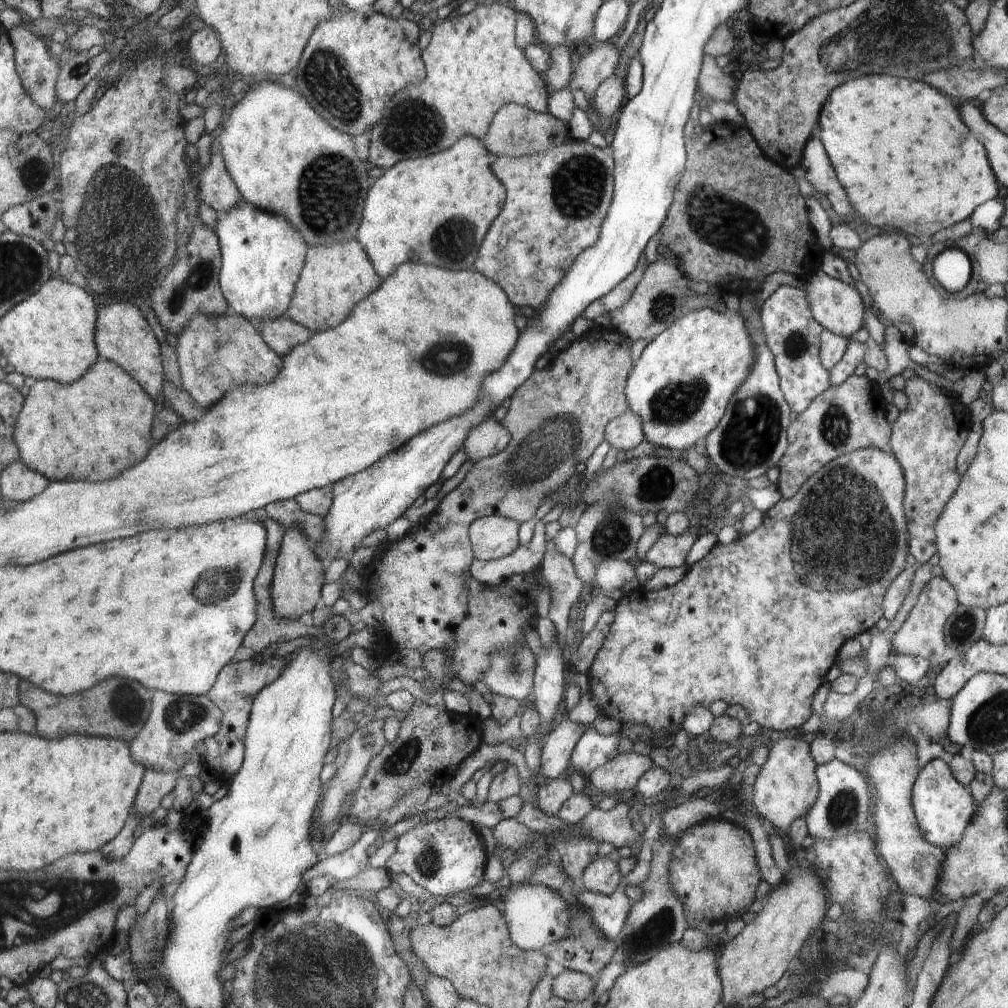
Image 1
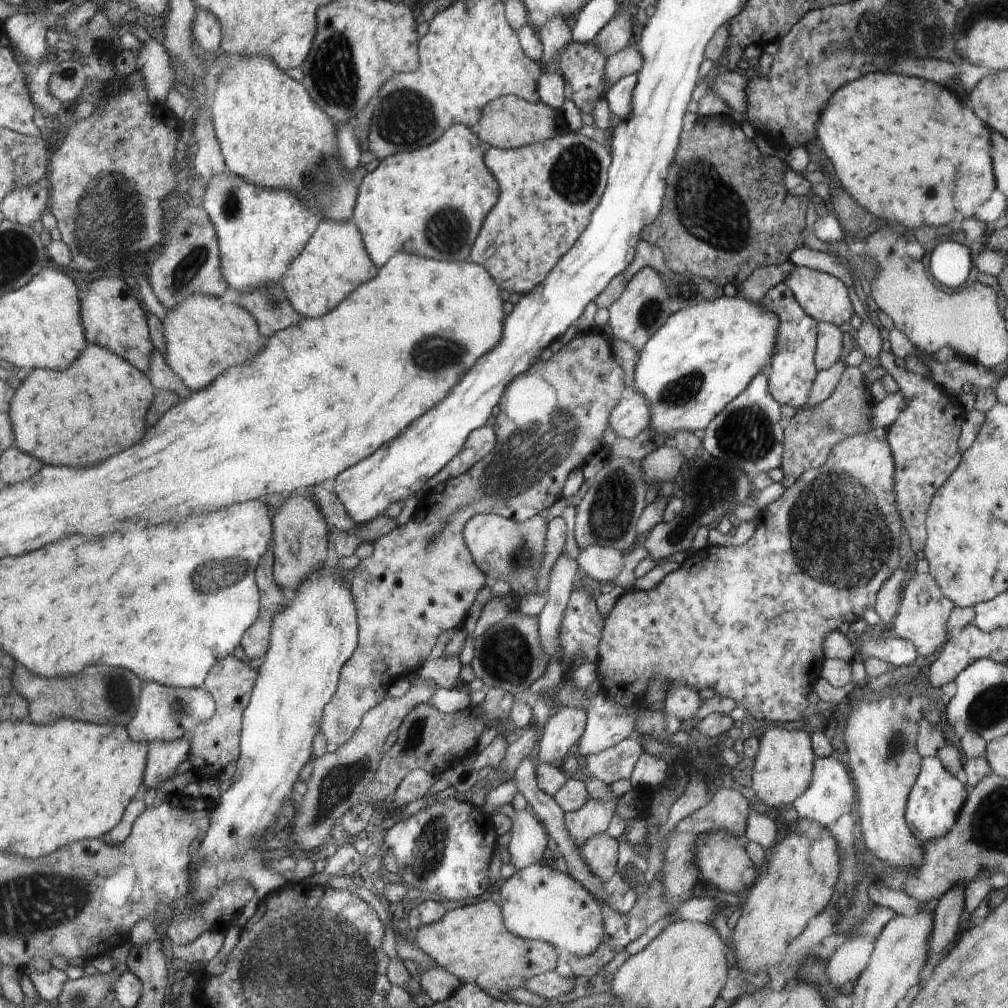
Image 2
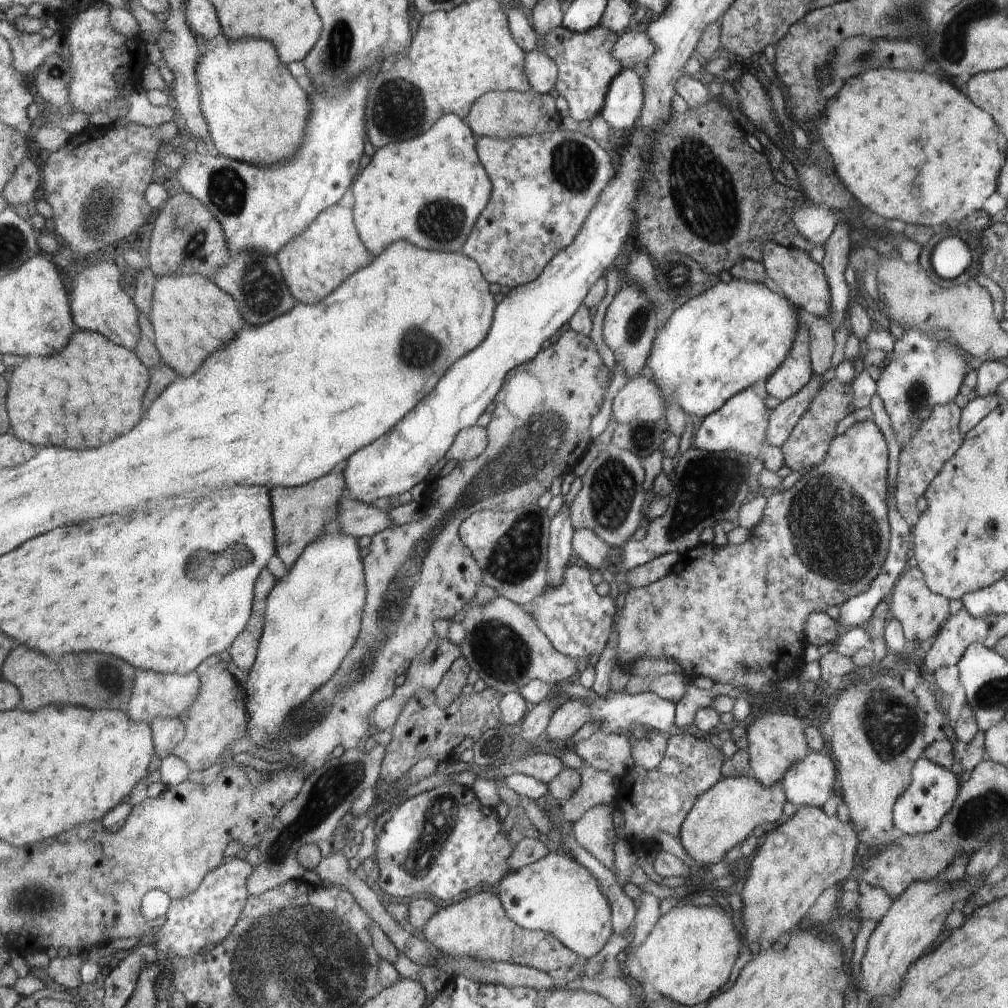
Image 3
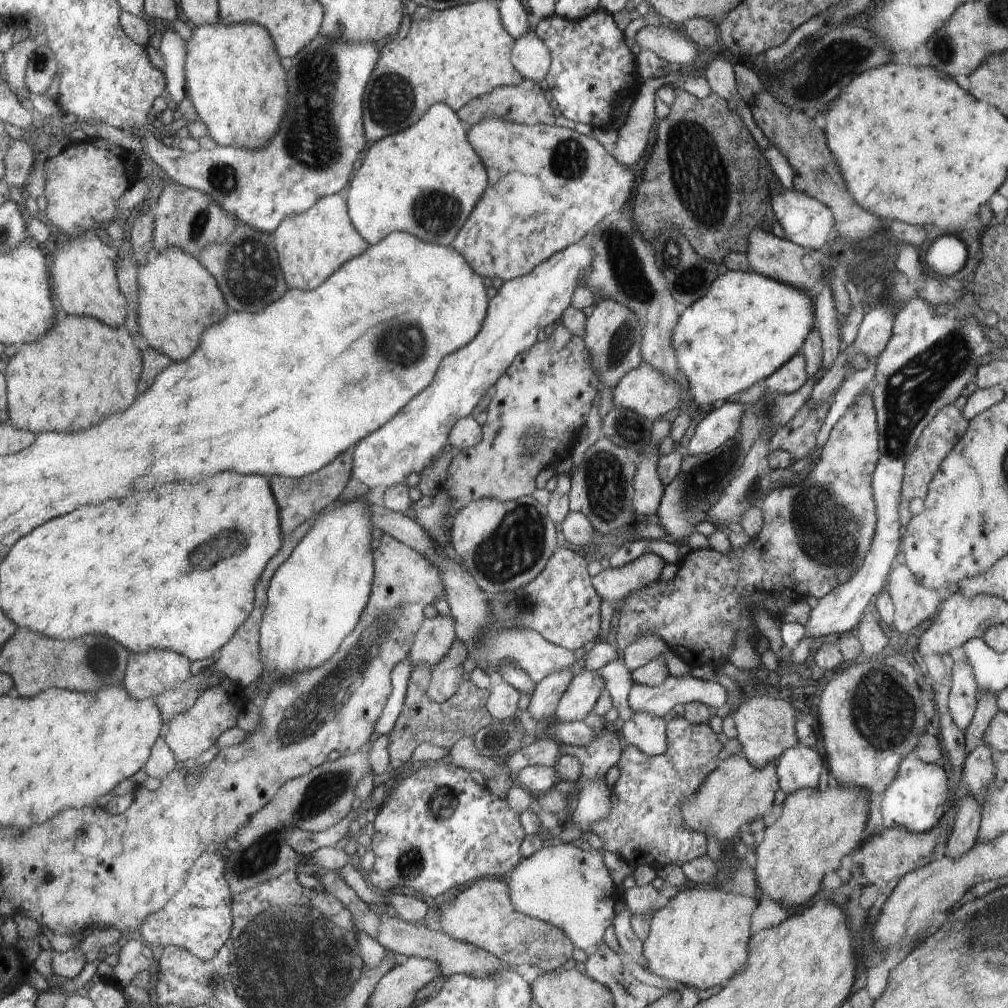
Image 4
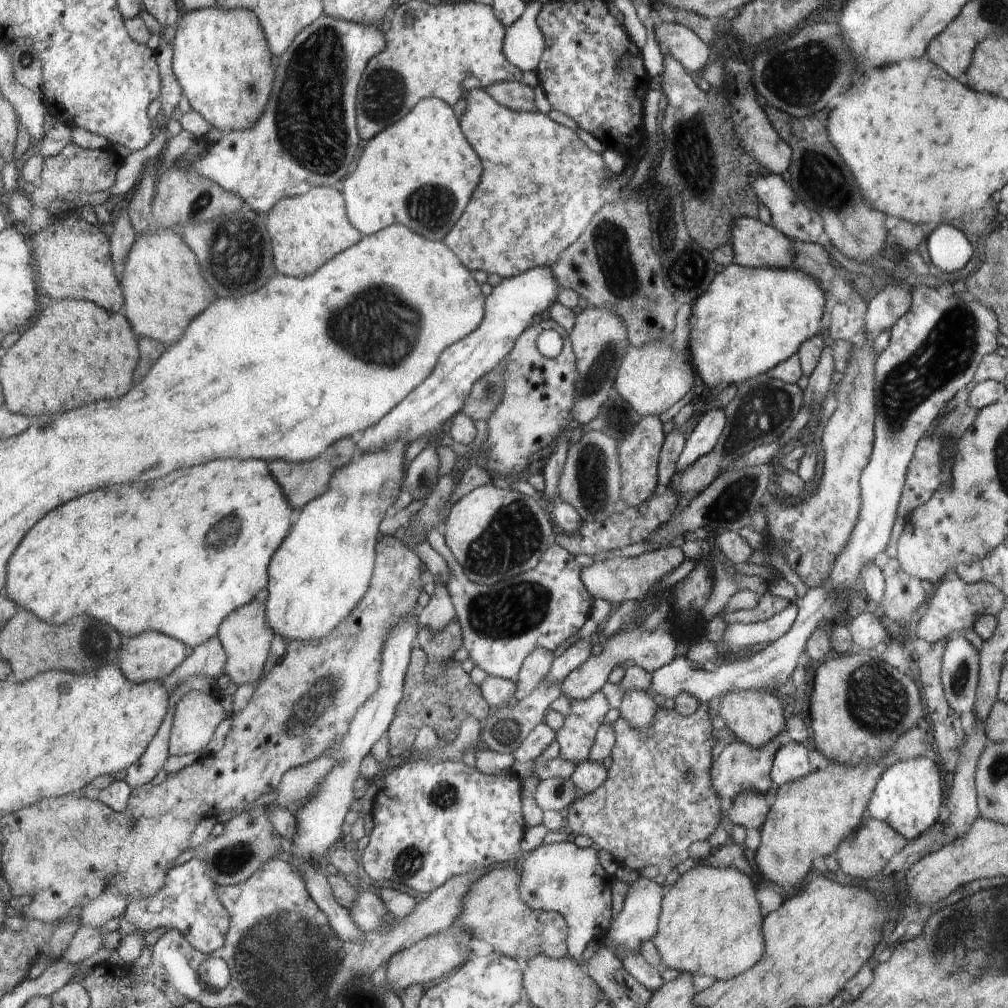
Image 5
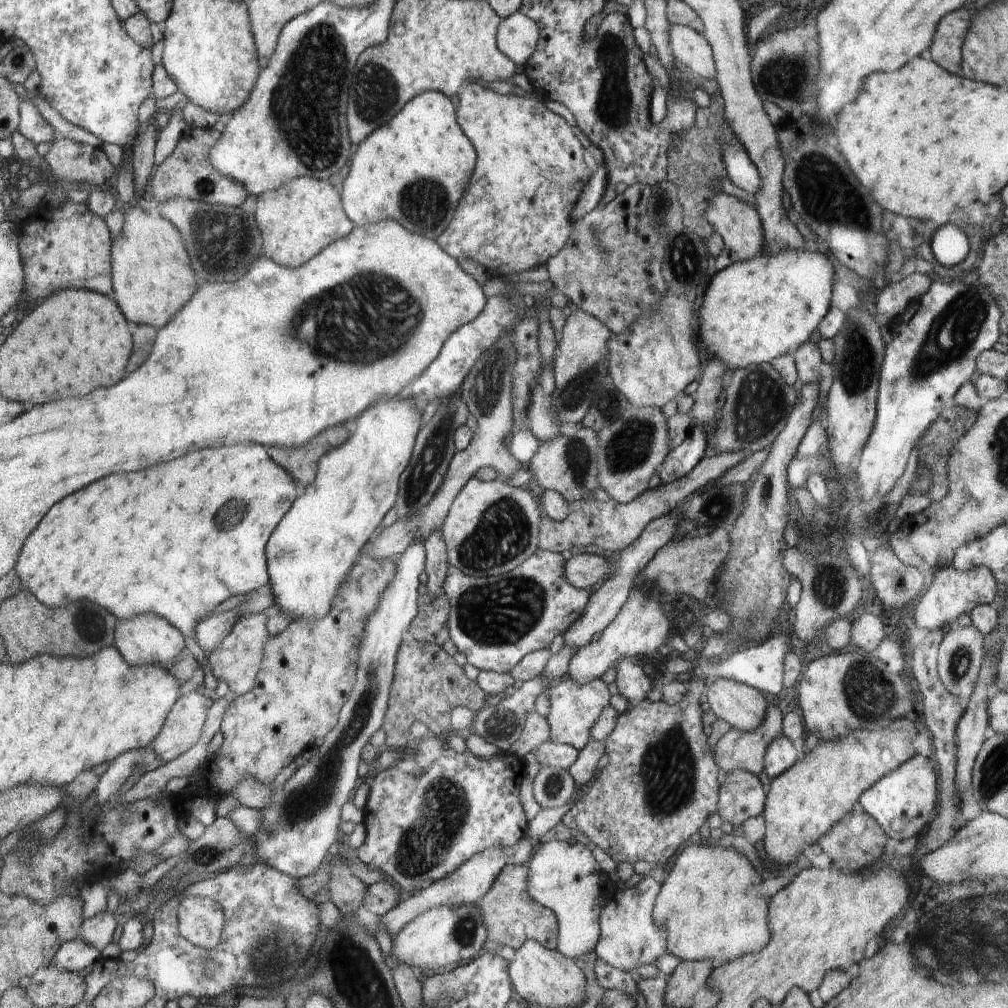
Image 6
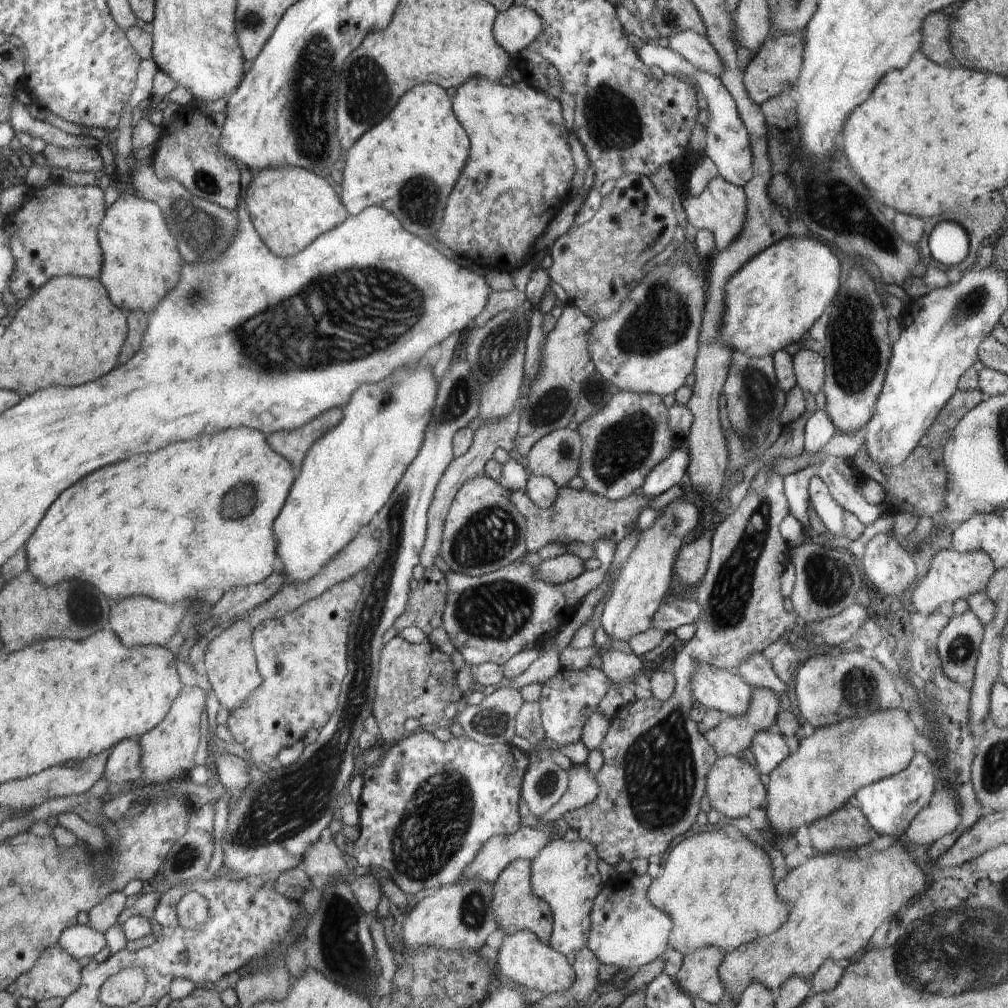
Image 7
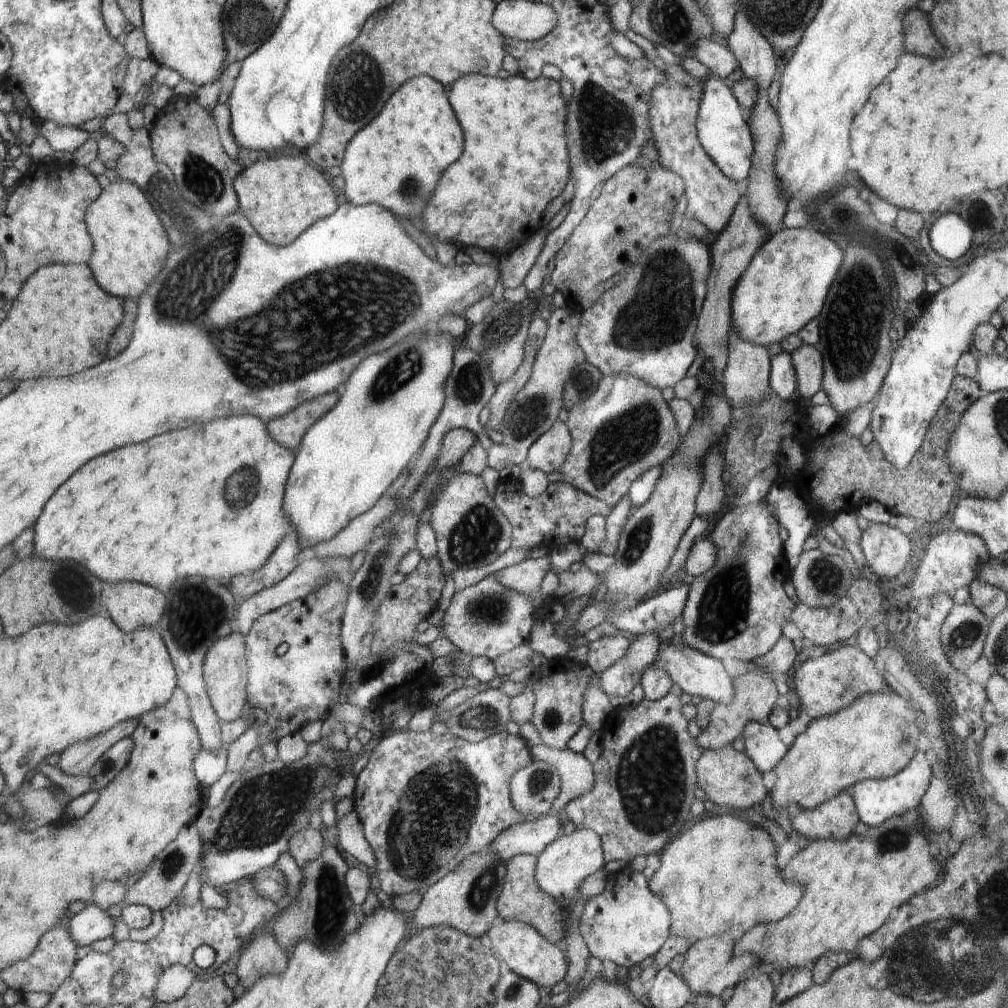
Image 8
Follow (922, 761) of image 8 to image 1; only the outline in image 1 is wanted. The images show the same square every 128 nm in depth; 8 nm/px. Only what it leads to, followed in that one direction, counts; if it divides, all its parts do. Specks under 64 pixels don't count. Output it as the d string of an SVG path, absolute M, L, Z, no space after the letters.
M942 759L932 760L920 770L917 776L916 784L912 790L913 810L916 812L917 822L920 824L925 838L928 839L934 846L942 849L956 846L958 842L965 836L965 830L968 828L970 821L973 820L974 815L974 801L973 796L970 796L964 788L963 783L959 783L956 776L953 774L952 768L948 766Z

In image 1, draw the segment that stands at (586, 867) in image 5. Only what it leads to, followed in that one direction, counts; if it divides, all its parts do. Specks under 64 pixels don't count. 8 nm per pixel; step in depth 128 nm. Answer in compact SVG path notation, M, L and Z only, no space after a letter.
M530 883L511 884L504 898L502 913L508 923L513 942L522 950L546 952L570 934L570 918L565 918L568 914L568 903L561 894L555 890L548 890L546 886L536 886Z

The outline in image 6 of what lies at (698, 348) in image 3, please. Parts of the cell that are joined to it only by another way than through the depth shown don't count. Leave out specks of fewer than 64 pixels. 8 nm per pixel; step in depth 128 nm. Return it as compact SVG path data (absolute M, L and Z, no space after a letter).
M787 249L777 254L762 253L714 272L698 309L702 341L707 347L708 356L719 359L734 370L769 363L787 355L790 350L800 348L800 344L804 345L818 324L826 318L826 304L831 306L832 276L835 276L833 265L824 254L804 249Z

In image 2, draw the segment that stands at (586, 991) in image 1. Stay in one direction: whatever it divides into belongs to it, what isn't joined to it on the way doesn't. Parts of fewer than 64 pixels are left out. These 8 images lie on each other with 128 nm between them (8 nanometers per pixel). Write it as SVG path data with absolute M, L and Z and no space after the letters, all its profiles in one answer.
M556 970L550 973L538 974L525 980L524 984L518 984L532 994L544 999L556 998L577 987L578 981L574 976L564 976Z

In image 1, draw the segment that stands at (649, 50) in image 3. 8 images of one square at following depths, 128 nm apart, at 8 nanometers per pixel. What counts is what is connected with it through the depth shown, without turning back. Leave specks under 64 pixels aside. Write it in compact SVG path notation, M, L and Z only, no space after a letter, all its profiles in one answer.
M612 75L606 78L596 89L592 102L594 115L612 118L617 115L626 101L625 83L620 76Z

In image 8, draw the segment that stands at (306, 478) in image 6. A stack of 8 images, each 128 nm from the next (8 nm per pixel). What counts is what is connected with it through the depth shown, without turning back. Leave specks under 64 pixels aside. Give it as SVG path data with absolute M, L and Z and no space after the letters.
M337 389L332 394L318 396L313 401L304 402L290 414L270 421L265 424L269 434L276 442L282 443L282 446L295 450L305 438L305 434L313 428L314 422L320 421L330 410L334 410L334 406L338 406L340 393Z

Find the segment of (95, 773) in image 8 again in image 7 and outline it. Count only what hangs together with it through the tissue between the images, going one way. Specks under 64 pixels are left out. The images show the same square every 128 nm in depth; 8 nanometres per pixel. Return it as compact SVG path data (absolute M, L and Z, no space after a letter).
M129 739L118 745L107 764L105 777L117 784L144 778L144 750L140 739Z

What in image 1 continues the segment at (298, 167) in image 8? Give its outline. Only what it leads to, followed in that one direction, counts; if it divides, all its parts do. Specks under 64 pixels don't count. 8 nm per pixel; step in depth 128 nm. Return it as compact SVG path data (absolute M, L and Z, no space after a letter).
M358 240L338 242L334 246L308 245L305 268L287 316L311 333L332 330L340 326L355 307L370 296L370 292L381 288L382 281L365 247Z

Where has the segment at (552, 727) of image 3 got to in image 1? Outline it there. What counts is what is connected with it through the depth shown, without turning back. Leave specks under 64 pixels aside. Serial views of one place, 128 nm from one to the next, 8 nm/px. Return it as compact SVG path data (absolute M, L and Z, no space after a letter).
M560 720L556 728L545 736L540 750L540 774L547 779L560 776L570 764L570 754L581 740L582 734L591 730L590 724L576 724L569 720Z

